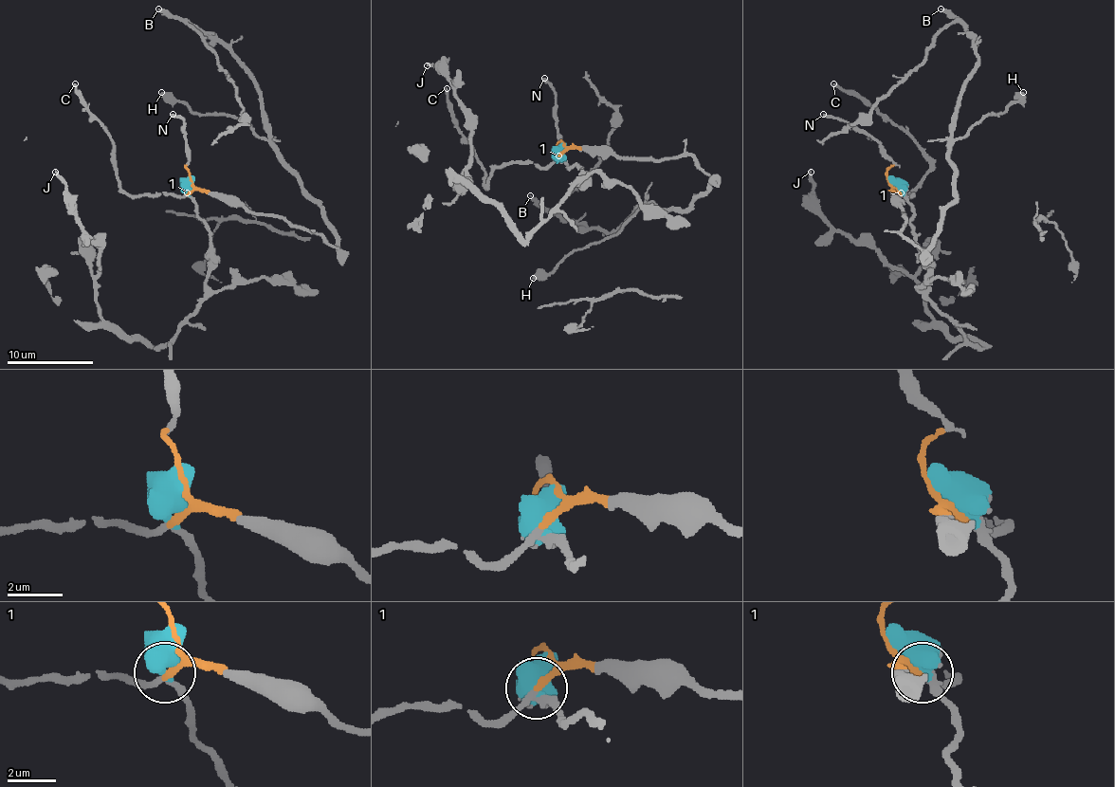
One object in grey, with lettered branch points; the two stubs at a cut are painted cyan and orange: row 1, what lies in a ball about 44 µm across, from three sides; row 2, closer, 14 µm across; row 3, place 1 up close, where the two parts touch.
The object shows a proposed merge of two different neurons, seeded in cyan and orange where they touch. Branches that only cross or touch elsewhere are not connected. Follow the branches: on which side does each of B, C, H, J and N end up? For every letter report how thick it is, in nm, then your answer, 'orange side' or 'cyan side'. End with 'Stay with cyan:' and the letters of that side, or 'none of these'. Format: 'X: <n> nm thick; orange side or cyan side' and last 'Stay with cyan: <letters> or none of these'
B: 280 nm thick; orange side
C: 240 nm thick; orange side
H: 550 nm thick; orange side
J: 280 nm thick; cyan side
N: 240 nm thick; orange side
Stay with cyan: J

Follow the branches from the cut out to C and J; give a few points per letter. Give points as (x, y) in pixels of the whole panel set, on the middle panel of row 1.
C: (563, 142), (565, 149), (545, 167), (533, 162), (500, 164), (487, 184), (484, 169), (457, 127), (446, 88)
J: (563, 142), (560, 157), (580, 169), (580, 184), (524, 238), (467, 179), (467, 110), (446, 78), (427, 64)

